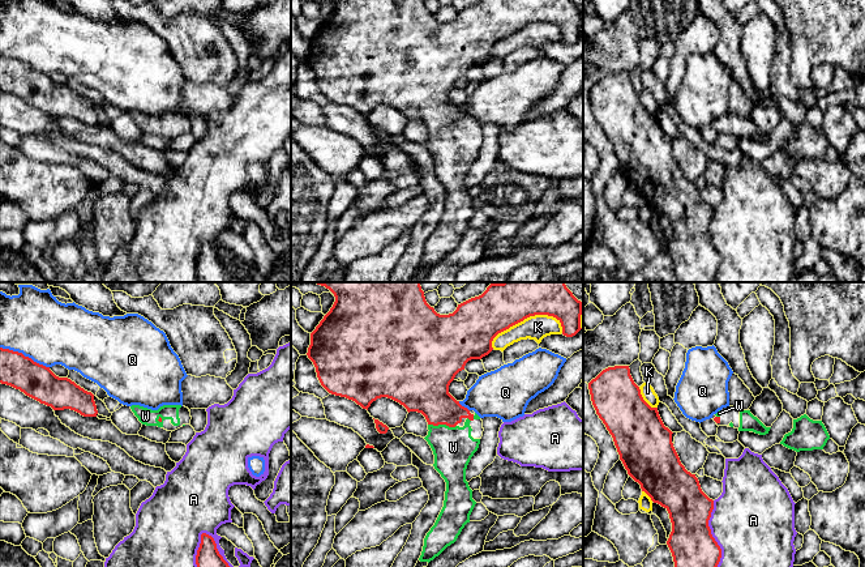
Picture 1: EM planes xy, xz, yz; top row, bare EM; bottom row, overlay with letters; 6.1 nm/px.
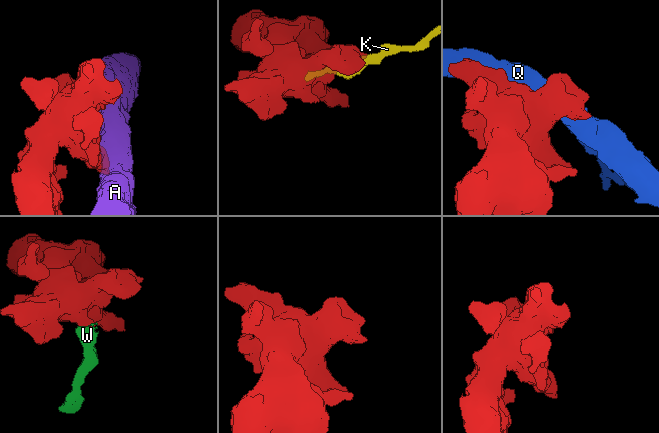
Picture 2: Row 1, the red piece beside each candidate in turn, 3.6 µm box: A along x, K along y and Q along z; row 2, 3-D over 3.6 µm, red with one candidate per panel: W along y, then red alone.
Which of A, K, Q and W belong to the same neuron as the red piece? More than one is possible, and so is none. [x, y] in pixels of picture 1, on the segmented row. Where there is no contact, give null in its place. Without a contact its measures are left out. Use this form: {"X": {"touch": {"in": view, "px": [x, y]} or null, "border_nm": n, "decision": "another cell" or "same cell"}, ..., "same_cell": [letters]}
{"A": {"touch": {"in": "xy", "px": [215, 548]}, "border_nm": 280, "decision": "same cell"}, "K": {"touch": {"in": "xz", "px": [525, 318]}, "border_nm": 460, "decision": "another cell"}, "Q": {"touch": {"in": "xy", "px": [24, 356]}, "border_nm": 340, "decision": "another cell"}, "W": {"touch": {"in": "xz", "px": [442, 423]}, "border_nm": 180, "decision": "same cell"}, "same_cell": ["A", "W"]}

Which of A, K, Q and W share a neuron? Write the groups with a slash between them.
A W / K / Q

